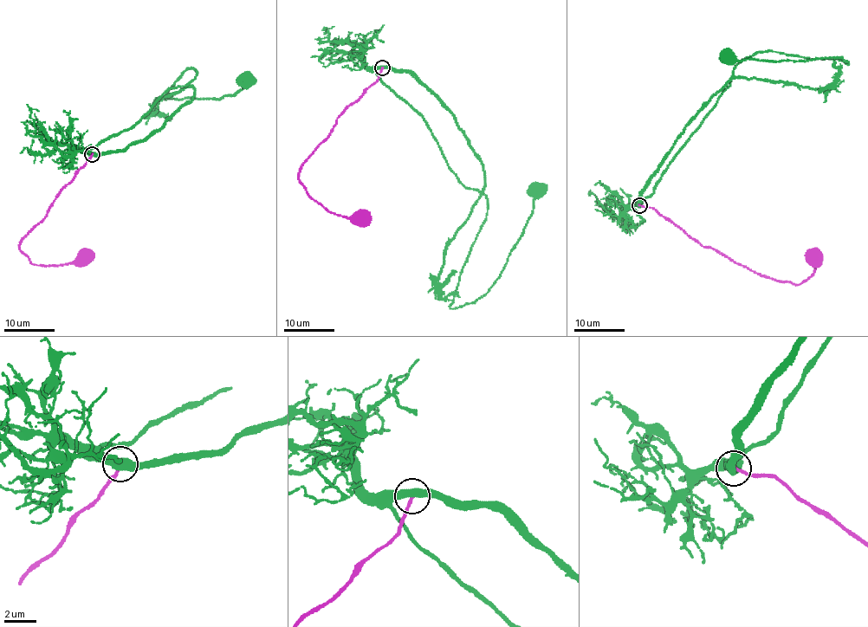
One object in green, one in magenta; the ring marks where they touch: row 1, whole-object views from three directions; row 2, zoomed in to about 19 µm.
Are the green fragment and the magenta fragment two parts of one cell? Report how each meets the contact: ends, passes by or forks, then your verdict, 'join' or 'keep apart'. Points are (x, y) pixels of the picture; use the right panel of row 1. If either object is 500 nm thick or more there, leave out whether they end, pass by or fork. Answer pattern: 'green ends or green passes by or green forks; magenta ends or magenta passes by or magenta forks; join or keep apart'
green passes by; magenta ends; keep apart

